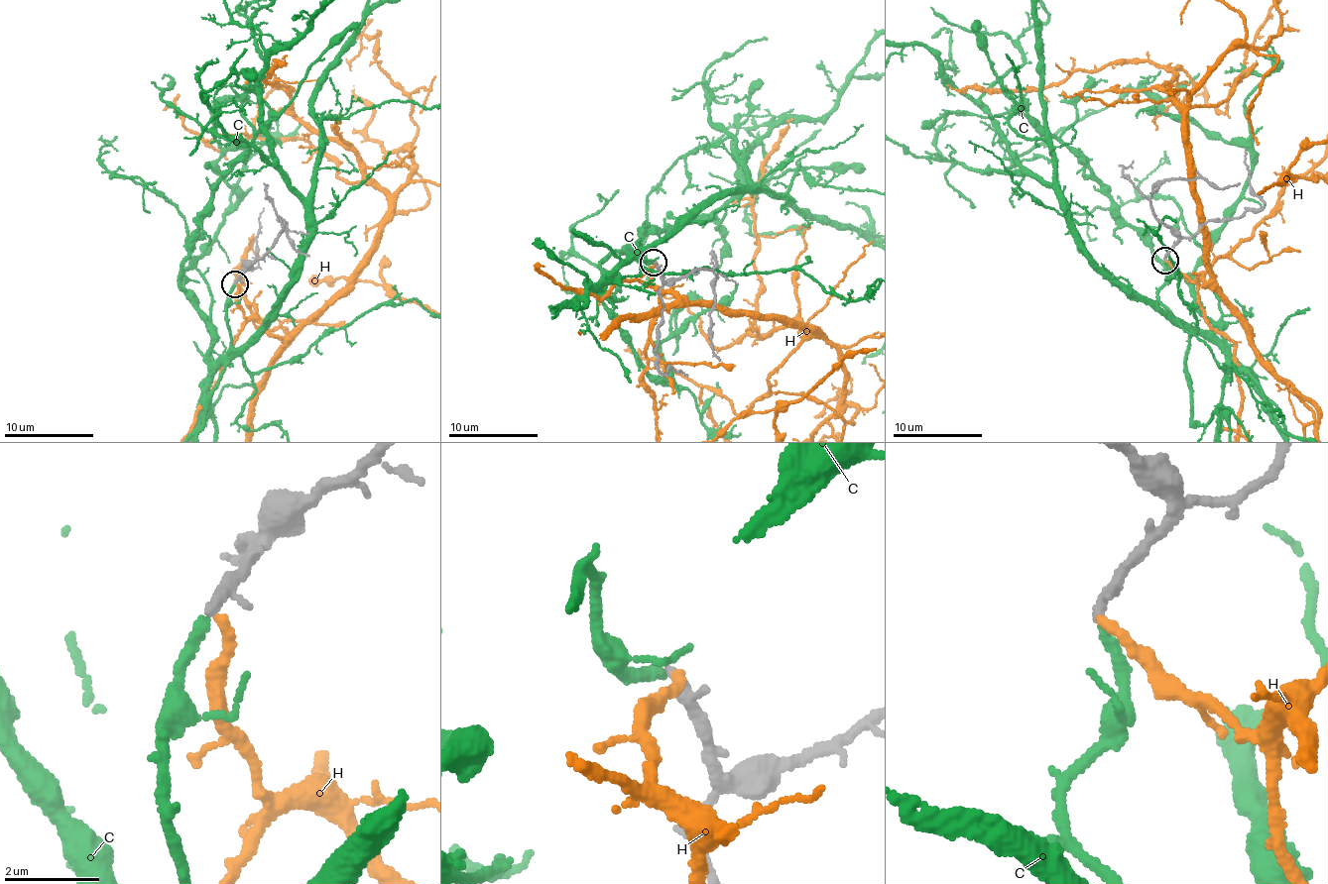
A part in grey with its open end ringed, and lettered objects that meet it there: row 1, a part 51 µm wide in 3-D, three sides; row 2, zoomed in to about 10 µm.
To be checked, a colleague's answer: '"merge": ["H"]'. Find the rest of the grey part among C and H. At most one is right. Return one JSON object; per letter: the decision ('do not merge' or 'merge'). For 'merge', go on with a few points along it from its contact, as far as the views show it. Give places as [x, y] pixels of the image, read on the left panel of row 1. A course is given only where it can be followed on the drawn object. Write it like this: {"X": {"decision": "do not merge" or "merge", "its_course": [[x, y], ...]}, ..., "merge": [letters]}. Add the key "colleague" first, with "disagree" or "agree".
{"colleague": "disagree", "C": {"decision": "merge"}, "H": {"decision": "do not merge"}, "merge": ["C"]}

